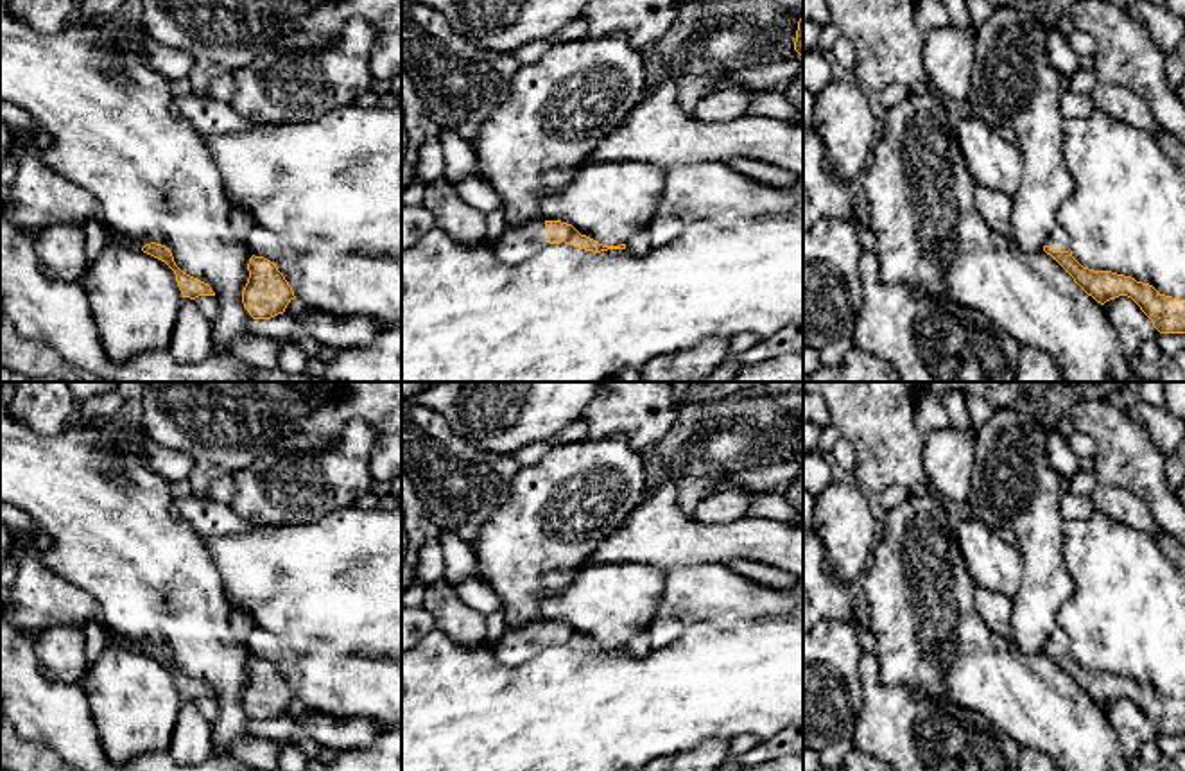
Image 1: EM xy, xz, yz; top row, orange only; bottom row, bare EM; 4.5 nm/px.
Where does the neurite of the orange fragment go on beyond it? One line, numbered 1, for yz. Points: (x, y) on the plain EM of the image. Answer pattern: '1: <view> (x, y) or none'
1: yz (1058, 642)

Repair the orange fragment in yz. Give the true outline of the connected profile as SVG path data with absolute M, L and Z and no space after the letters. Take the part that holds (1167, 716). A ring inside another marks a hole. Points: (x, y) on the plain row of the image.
M1061 629L1051 637L1043 653L1097 705L1104 706L1119 697L1128 697L1160 735L1185 735L1185 701L1160 696L1153 687L1137 683L1131 678L1083 669L1072 658L1068 637Z

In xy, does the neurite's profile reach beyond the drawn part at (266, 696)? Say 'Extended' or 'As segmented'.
As segmented

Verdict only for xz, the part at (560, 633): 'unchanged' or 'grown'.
grown

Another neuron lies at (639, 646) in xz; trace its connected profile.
M640 629L627 644L626 644L626 651L633 656L633 658L644 658L647 656L653 649L651 649L651 642L649 642L649 629Z

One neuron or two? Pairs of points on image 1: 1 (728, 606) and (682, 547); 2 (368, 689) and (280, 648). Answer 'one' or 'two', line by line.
1: two
2: one

